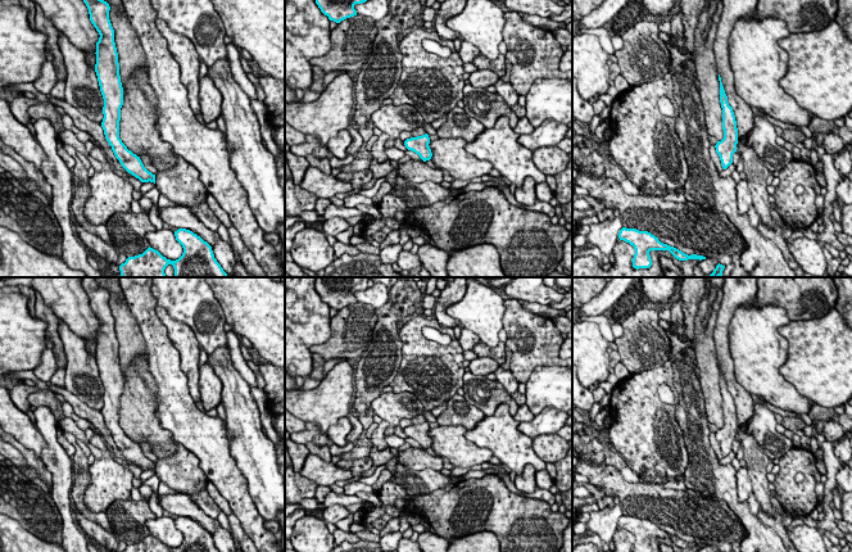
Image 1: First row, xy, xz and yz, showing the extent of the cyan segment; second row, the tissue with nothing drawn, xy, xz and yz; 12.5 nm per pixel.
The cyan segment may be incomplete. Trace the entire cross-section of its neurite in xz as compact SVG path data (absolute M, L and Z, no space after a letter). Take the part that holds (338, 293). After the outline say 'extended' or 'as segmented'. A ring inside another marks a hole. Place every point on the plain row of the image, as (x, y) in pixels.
M316 277L316 291L330 308L341 308L357 303L355 291L366 290L368 277Z | as segmented

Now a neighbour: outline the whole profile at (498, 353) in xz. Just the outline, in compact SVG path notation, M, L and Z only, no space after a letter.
M499 341L497 347L489 347L485 343L477 343L473 347L473 352L477 354L477 357L489 357L495 359L499 366L506 362L506 343Z

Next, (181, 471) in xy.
M173 440L176 452L155 461L155 475L159 481L185 493L194 503L195 496L207 488L207 478L199 466L199 458L182 444Z

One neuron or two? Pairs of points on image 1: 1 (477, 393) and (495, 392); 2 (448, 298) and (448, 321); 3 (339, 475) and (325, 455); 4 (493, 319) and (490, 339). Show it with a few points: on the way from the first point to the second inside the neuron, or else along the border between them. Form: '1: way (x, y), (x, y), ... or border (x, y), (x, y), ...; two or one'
1: way (481, 393), (492, 393); one
2: way (443, 303), (443, 316); one
3: border (311, 453), (330, 462); two
4: way (490, 324), (490, 334); one

